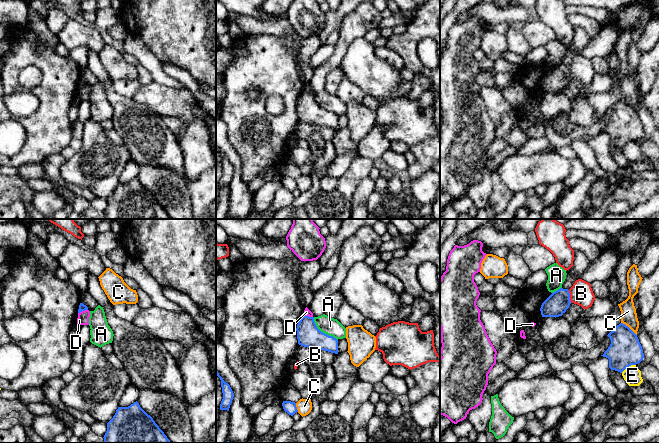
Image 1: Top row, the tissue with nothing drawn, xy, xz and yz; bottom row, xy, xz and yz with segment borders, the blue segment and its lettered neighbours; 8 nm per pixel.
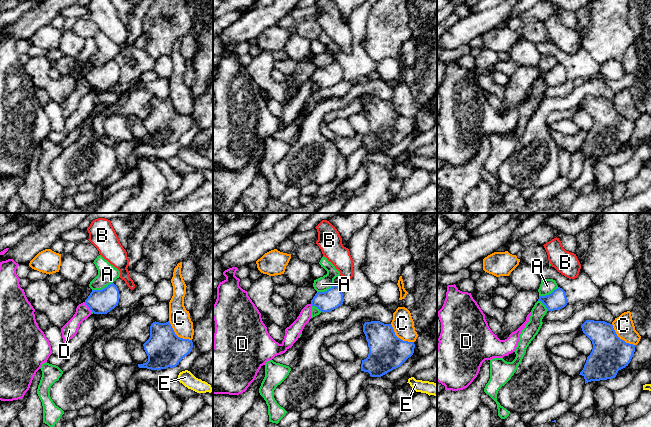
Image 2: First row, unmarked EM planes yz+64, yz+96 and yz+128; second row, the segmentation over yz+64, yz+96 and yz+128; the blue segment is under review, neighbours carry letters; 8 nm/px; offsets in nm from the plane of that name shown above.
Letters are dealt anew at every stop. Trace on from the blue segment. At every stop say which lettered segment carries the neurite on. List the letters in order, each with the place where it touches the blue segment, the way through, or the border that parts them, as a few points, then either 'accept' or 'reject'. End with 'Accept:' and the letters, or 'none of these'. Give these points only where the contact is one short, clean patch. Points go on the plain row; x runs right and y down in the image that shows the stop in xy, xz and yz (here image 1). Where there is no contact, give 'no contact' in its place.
A: meets blue in xz at (322, 108); border along xz (313, 93), (315, 101), (321, 107), (332, 111), (337, 116); reject
B: meets blue in yz at (569, 72); reject
C: meets blue in yz at (629, 104); reject
D: meets blue in xy at (82, 86); border along xy (87, 85), (78, 89); reject
E: meets blue in yz at (628, 142); reject
Accept: none of these

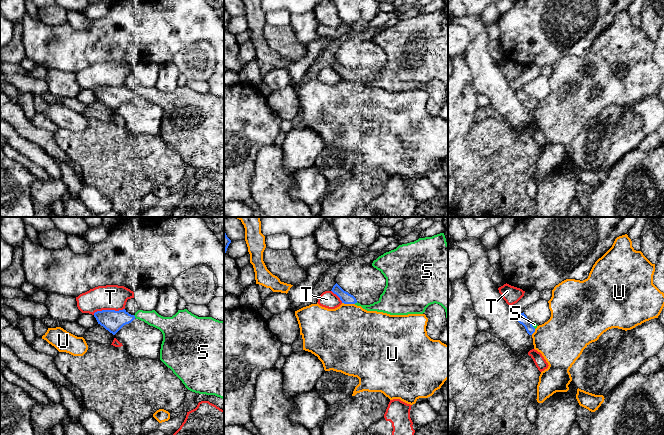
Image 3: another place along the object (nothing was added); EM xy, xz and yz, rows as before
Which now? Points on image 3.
S: meets blue in xy at (134, 92); accept
T: meets blue in xy at (108, 86); reject
U: meets blue in xz at (348, 79); reject
Accept: S

